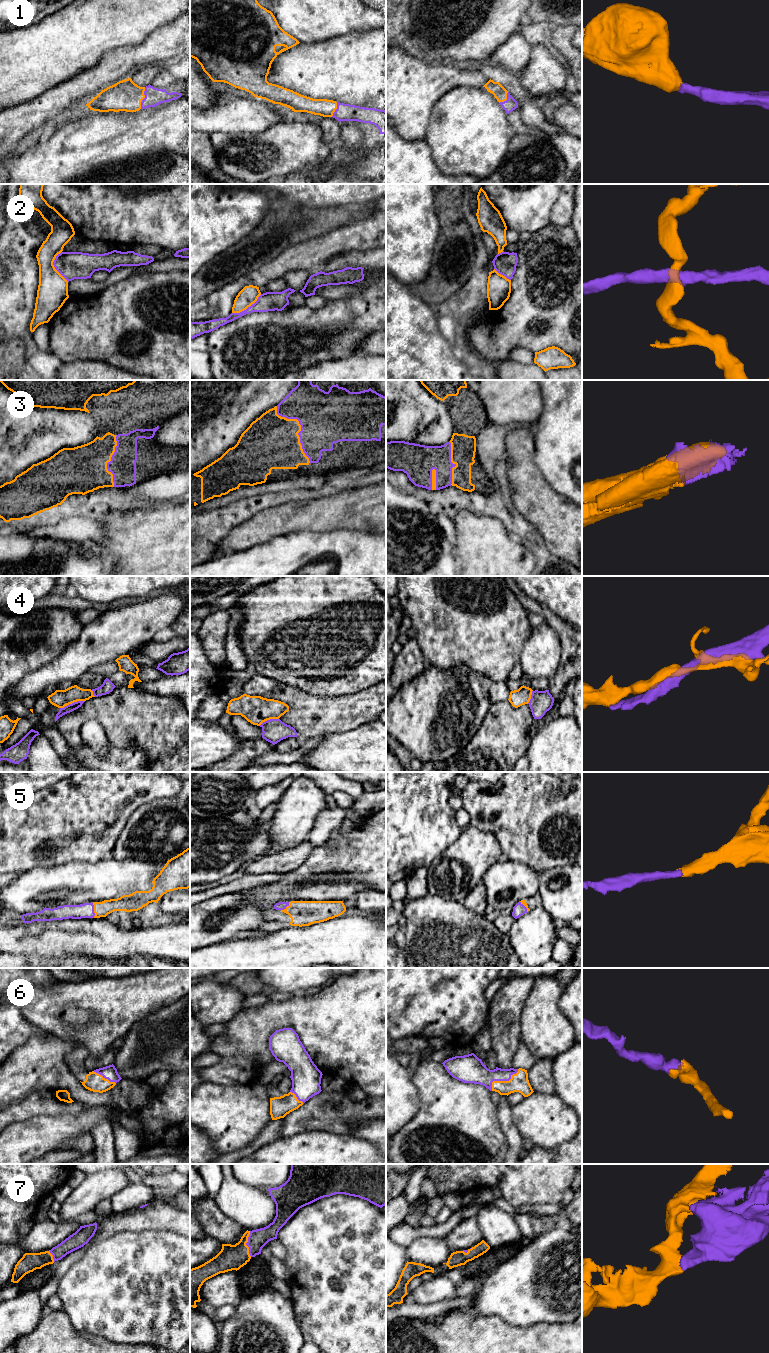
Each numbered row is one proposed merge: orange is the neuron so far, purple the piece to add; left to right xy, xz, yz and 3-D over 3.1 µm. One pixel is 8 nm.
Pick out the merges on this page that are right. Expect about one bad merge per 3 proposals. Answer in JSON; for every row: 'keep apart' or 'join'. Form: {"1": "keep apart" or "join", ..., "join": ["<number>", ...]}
{"1": "join", "2": "keep apart", "3": "join", "4": "keep apart", "5": "join", "6": "join", "7": "join", "join": ["1", "3", "5", "6", "7"]}

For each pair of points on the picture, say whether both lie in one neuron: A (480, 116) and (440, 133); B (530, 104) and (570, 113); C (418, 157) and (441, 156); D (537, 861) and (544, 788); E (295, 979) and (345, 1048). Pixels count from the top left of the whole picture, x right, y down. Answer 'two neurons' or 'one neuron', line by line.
A: one neuron
B: two neurons
C: two neurons
D: one neuron
E: two neurons

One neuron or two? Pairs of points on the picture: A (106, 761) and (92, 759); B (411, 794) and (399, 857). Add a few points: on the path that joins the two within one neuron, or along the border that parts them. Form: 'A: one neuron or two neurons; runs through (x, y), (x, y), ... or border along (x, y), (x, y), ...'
A: one neuron; runs through (103, 761), (95, 761)
B: one neuron; runs through (399, 810), (399, 841)

